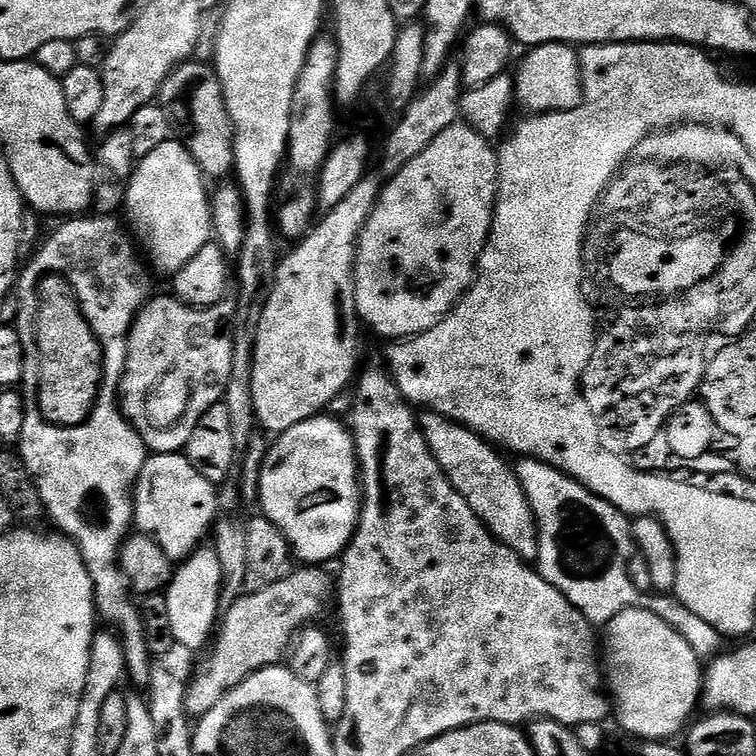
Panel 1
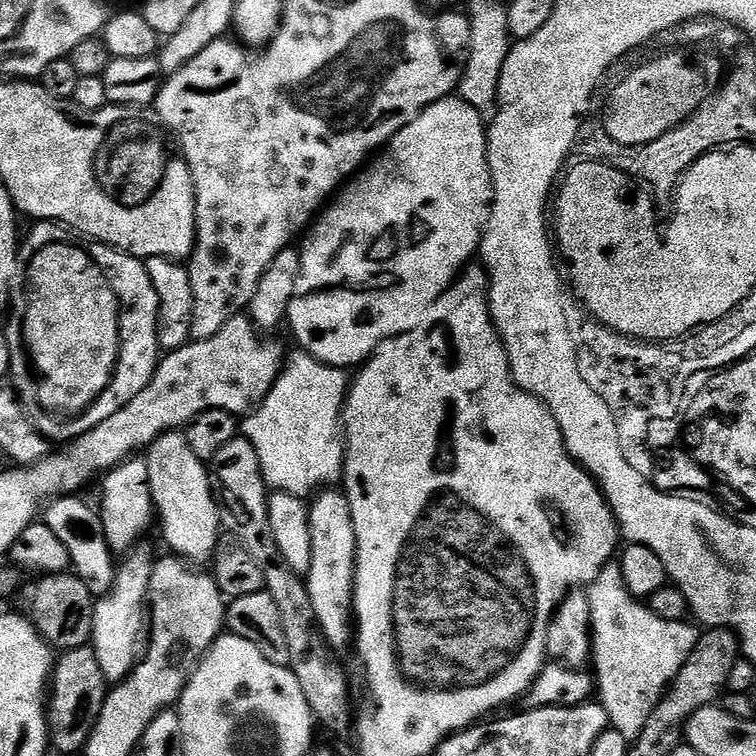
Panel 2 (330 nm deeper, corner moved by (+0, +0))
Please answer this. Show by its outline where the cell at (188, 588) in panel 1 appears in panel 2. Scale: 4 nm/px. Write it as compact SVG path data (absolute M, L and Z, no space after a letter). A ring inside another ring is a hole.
M183 431L163 432L146 449L150 490L158 528L171 551L181 560L204 566L216 553L216 543L222 535L220 508L212 493L212 478L205 461L190 450L190 442Z

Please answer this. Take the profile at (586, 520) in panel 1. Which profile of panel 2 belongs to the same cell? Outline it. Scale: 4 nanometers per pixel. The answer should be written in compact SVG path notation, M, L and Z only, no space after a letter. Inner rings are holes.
M609 562L598 574L594 583L587 585L586 591L590 598L590 622L592 623L590 664L593 669L596 667L594 688L598 693L598 703L606 710L609 725L615 726L631 742L643 730L644 722L641 713L620 712L620 704L655 705L656 701L665 695L672 679L682 670L686 658L690 658L694 646L701 638L701 633L696 632L697 625L688 620L665 622L663 618L658 618L658 614L649 610L647 603L632 596L620 573L619 563Z

